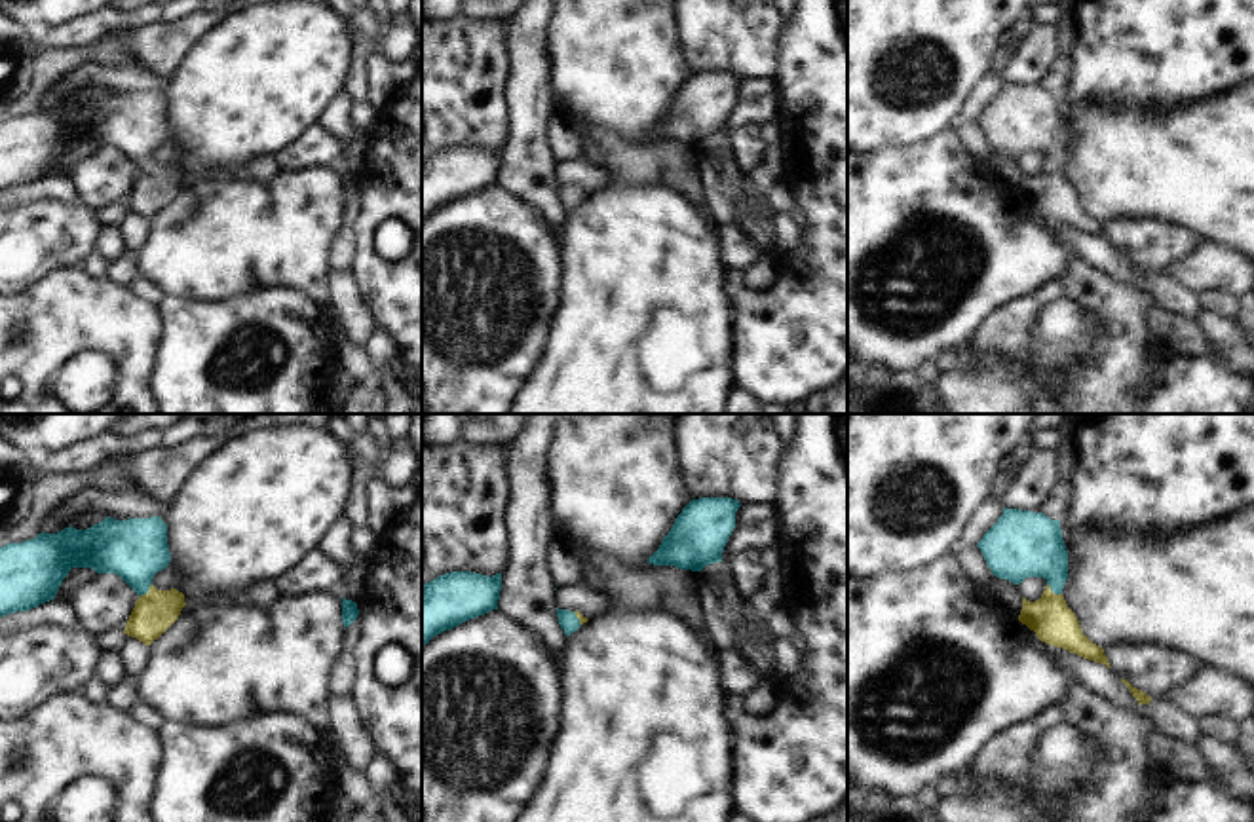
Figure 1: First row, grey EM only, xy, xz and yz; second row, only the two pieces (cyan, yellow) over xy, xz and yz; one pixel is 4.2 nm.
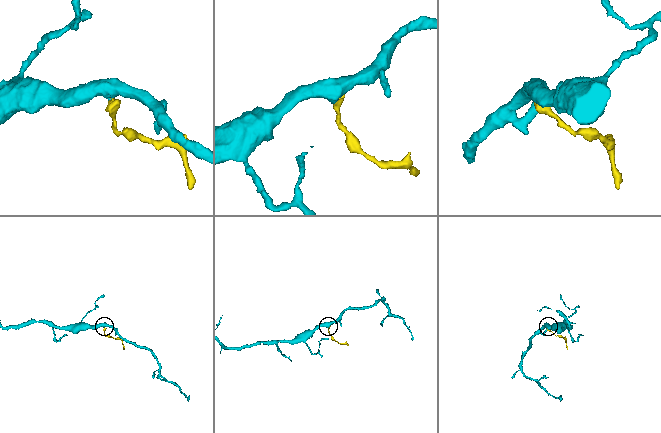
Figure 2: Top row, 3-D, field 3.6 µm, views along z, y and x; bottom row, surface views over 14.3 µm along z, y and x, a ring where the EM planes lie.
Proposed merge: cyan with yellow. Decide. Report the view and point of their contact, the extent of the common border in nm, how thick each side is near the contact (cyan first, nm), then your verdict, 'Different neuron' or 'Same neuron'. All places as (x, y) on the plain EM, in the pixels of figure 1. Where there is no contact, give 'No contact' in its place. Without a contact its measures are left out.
Touches cyan at xy (147, 166). Shared border 80 nm. Thickness 260 nm (cyan) against 180 nm. Same neuron.

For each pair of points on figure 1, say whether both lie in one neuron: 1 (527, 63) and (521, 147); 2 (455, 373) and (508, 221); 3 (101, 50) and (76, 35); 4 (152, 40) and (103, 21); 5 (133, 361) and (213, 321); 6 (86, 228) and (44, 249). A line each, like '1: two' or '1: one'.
1: one
2: one
3: two
4: two
5: two
6: one

